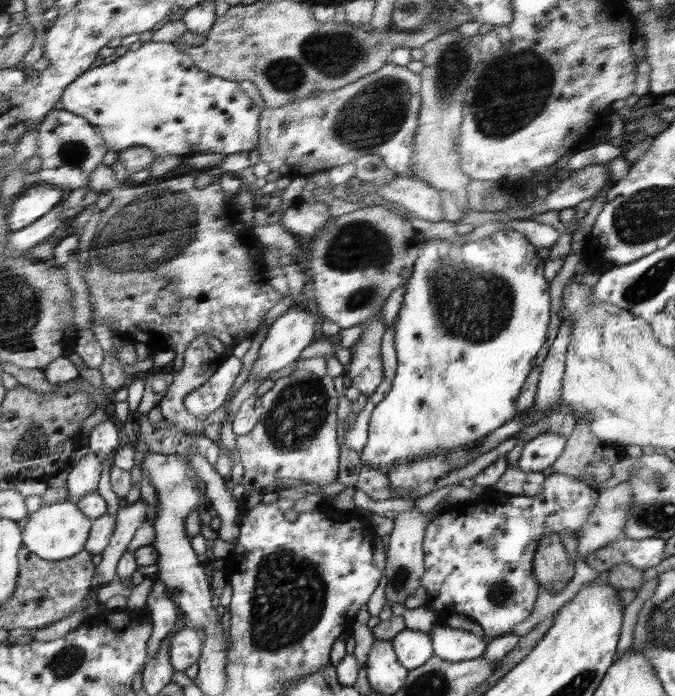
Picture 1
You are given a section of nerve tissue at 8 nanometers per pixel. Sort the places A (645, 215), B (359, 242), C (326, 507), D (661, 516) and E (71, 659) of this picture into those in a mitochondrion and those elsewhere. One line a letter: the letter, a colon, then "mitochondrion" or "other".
A: mitochondrion
B: mitochondrion
C: other
D: mitochondrion
E: mitochondrion

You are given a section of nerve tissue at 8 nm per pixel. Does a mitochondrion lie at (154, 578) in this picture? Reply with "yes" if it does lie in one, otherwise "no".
no

